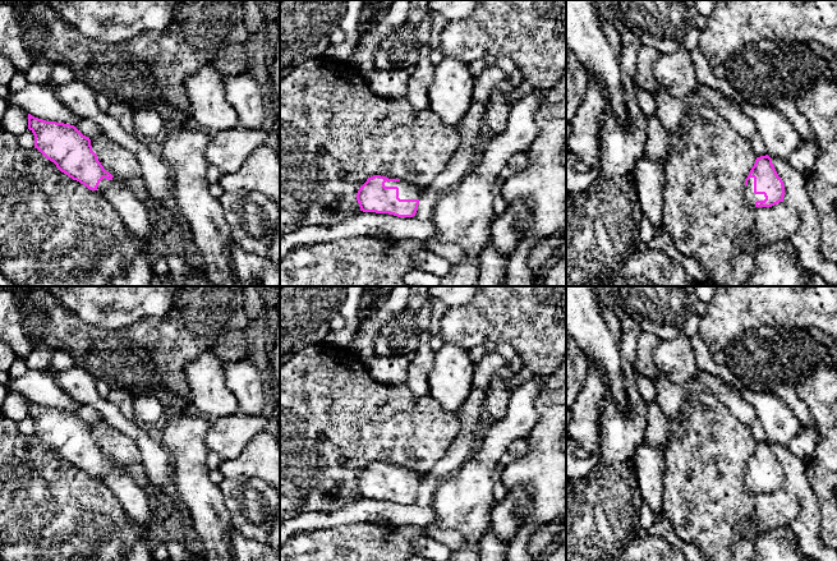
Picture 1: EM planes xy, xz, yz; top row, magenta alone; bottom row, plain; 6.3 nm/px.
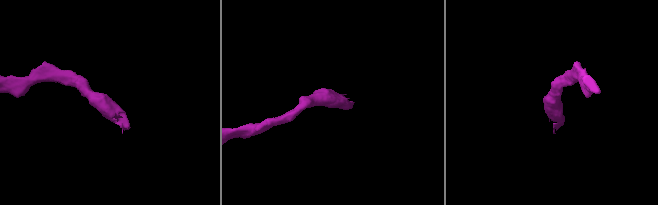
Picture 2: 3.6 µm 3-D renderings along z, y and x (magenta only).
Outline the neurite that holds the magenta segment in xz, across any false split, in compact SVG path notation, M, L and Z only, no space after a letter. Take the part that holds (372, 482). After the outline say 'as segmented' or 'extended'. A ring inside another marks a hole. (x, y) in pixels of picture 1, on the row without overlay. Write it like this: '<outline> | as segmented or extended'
M374 461L359 474L357 487L360 497L413 503L419 491L420 474L400 465Z | extended

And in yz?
M768 441L756 443L745 473L745 488L751 493L772 493L783 488L785 472Z | extended

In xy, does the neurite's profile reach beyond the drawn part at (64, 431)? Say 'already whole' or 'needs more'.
needs more

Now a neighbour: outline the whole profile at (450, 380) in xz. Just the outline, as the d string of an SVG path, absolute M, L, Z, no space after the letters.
M445 342L434 353L428 376L429 395L446 410L457 413L469 396L475 363L469 351Z

